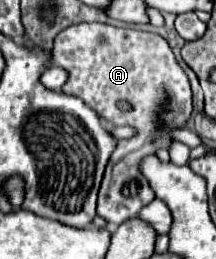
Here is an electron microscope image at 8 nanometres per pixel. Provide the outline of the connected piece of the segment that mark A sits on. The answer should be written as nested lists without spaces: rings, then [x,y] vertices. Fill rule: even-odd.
[[[80,22],[62,30],[54,40],[52,58],[52,66],[60,66],[70,74],[62,92],[82,98],[86,106],[114,126],[134,126],[138,130],[138,136],[132,140],[118,142],[98,194],[98,216],[112,226],[120,226],[128,218],[138,216],[140,210],[154,200],[154,192],[140,174],[138,164],[158,148],[168,148],[172,142],[168,132],[172,128],[182,128],[190,118],[190,82],[162,36],[102,22]],[[118,100],[128,100],[134,110],[122,112],[116,106]]]

